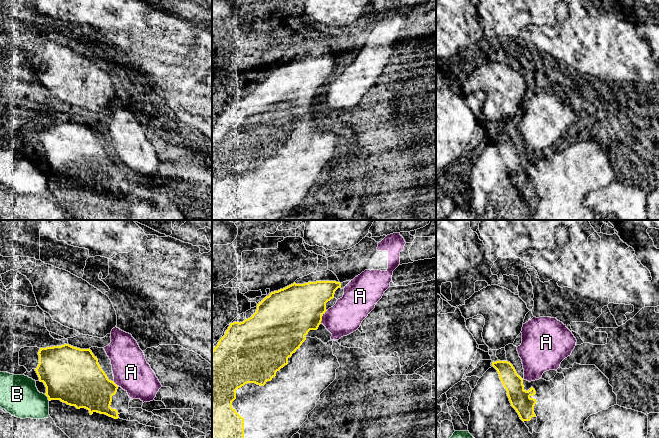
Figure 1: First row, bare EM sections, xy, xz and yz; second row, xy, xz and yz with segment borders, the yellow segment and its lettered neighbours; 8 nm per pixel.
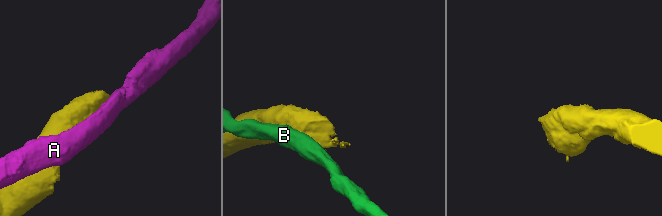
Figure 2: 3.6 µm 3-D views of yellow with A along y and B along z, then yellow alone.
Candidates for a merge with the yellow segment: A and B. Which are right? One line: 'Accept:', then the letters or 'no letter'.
Accept: no letter

